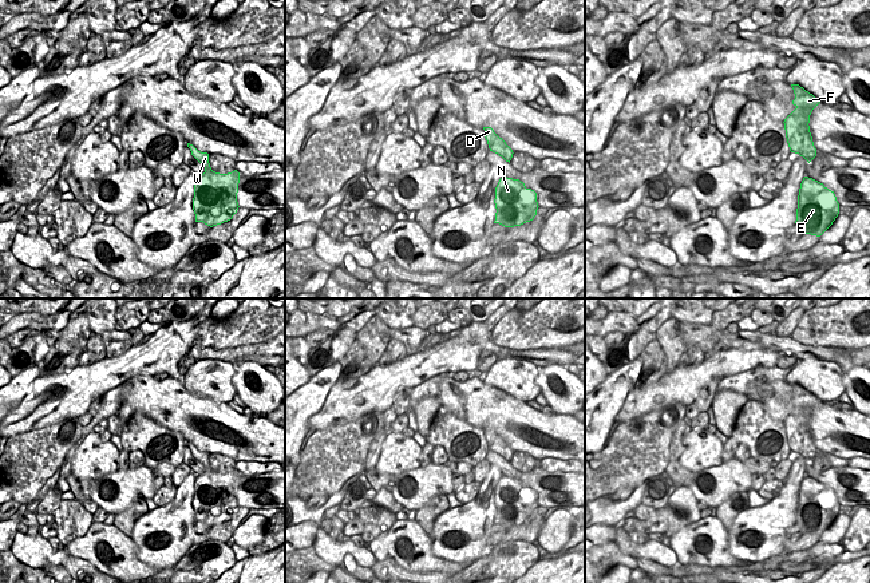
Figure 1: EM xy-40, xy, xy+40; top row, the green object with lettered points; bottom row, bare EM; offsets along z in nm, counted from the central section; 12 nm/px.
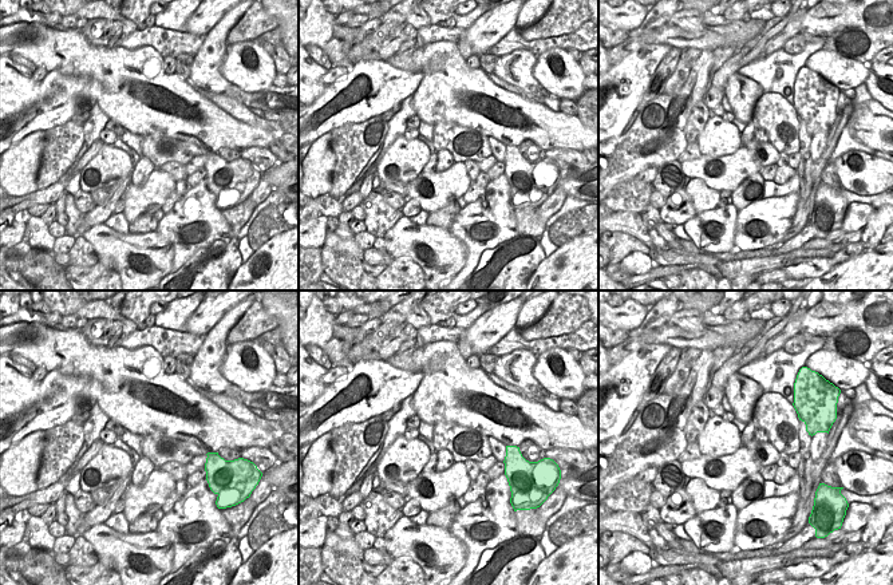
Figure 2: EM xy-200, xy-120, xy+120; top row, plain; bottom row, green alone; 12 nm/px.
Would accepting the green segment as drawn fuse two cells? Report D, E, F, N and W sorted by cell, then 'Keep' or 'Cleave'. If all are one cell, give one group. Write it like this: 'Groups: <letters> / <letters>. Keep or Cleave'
Groups: D E F N W. Keep.

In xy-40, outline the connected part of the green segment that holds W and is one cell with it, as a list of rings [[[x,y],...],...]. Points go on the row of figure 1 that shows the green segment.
[[[190,143],[187,147],[205,167],[205,172],[197,175],[194,183],[195,222],[203,222],[213,227],[230,221],[240,207],[237,202],[240,172],[237,170],[228,174],[215,172],[210,167],[207,152],[198,151]]]

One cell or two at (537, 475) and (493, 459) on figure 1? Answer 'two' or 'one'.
one

